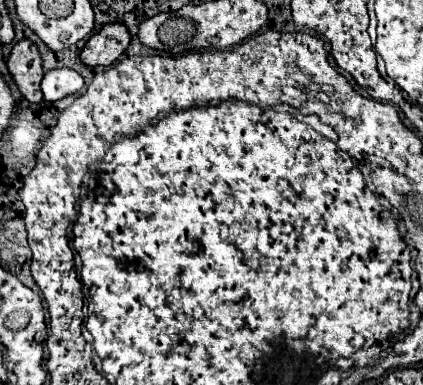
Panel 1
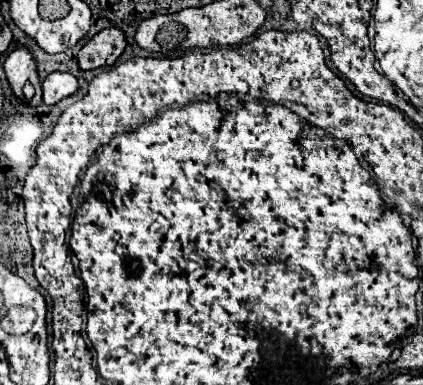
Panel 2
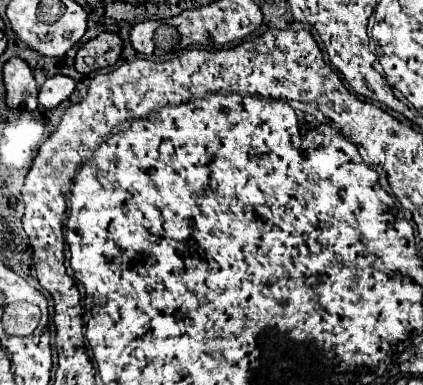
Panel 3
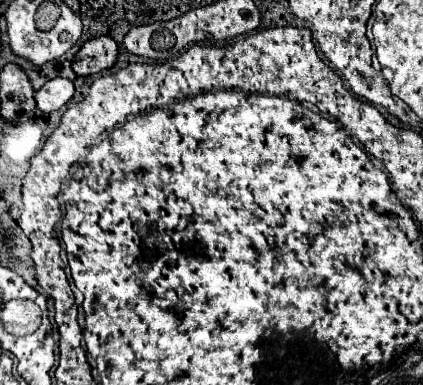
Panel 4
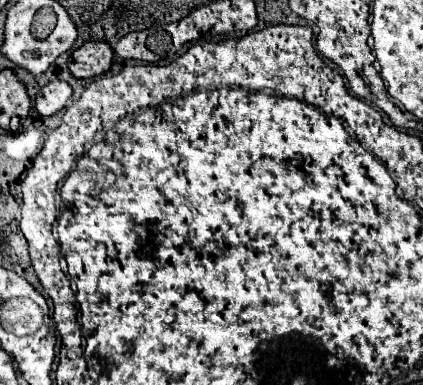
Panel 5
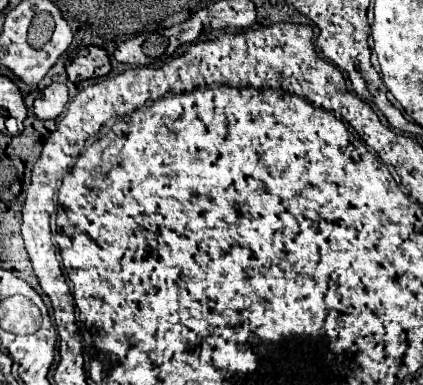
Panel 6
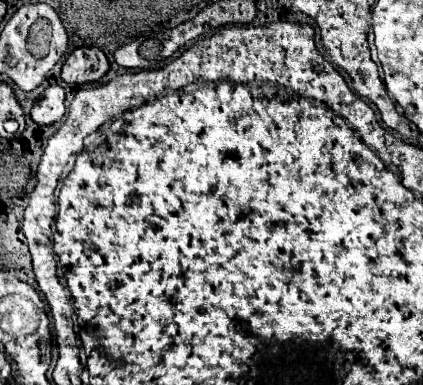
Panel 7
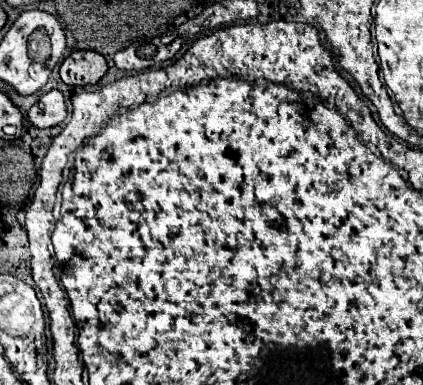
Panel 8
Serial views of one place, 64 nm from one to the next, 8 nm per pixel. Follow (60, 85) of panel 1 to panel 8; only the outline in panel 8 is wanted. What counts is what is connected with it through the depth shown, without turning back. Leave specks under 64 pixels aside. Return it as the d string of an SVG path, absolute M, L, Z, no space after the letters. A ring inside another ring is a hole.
M48 90L28 110L28 120L36 128L50 128L66 118L66 104L60 90Z

